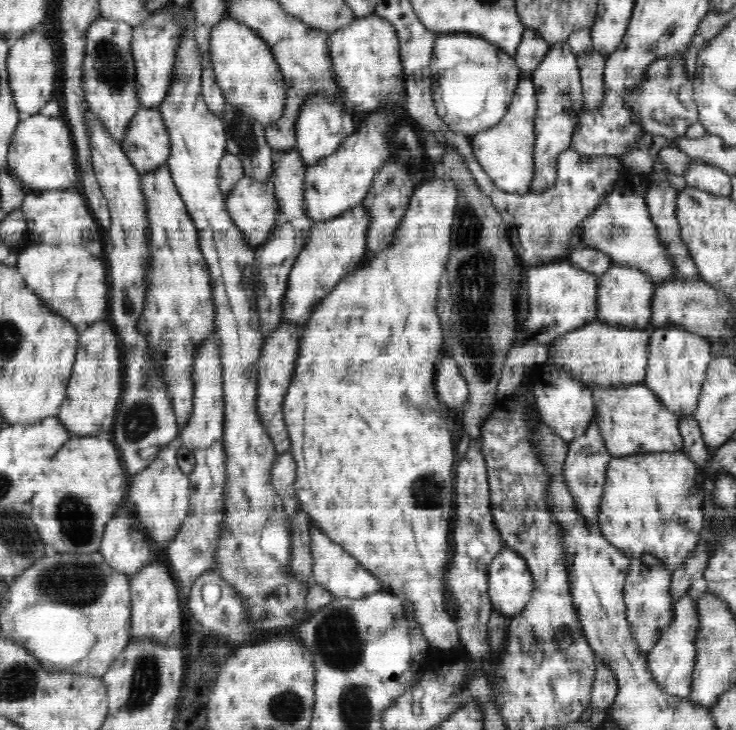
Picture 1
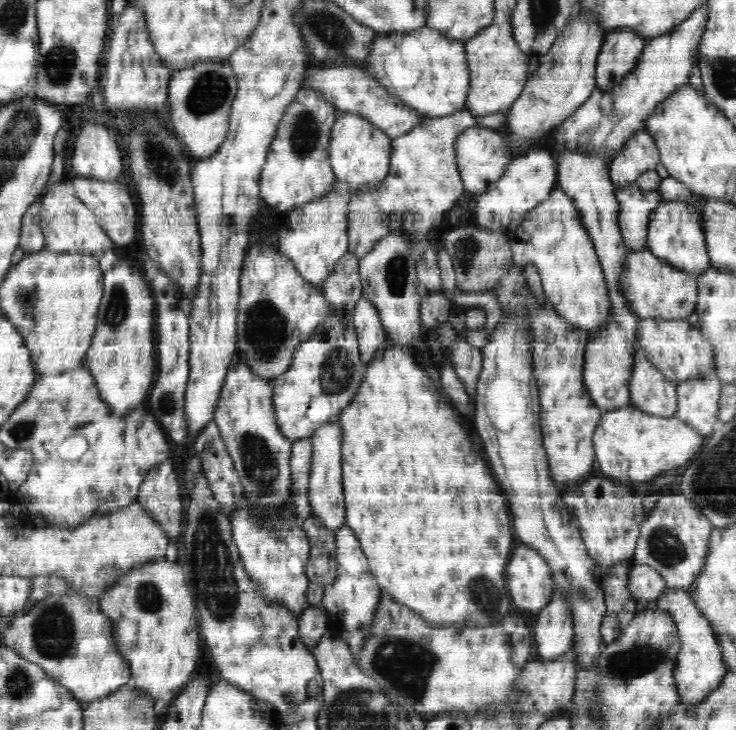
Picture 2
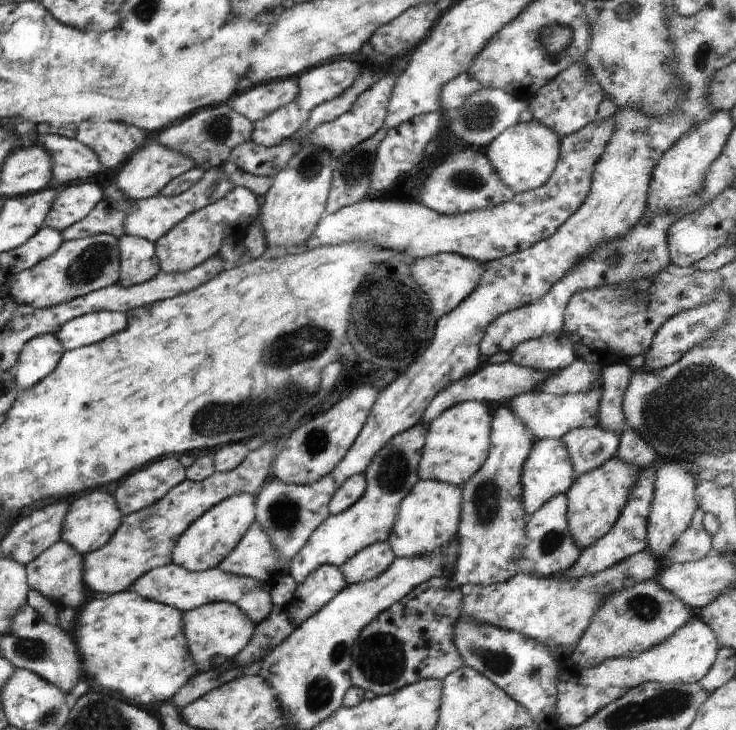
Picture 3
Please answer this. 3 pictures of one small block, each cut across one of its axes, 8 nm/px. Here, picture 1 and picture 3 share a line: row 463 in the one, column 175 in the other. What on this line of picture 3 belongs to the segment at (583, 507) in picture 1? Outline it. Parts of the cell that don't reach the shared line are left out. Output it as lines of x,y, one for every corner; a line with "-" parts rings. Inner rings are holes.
173,562
162,567
154,568
133,582
129,591
138,594
146,600
171,606
181,612
194,610
206,603
230,602
238,606
256,625
264,620
274,610
271,598
272,585
270,582
254,580
248,576
236,576
222,572
219,567
203,571
189,571

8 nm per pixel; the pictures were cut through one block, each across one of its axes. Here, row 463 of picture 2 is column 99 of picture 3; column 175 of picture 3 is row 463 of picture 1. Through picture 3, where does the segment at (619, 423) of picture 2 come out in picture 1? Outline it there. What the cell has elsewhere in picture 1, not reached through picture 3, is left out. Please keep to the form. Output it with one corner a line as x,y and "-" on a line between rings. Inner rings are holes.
682,451
611,457
596,520
601,533
628,559
638,559
643,554
652,554
661,560
661,564
668,571
676,571
693,553
705,523
704,492
695,486
697,474
694,461

